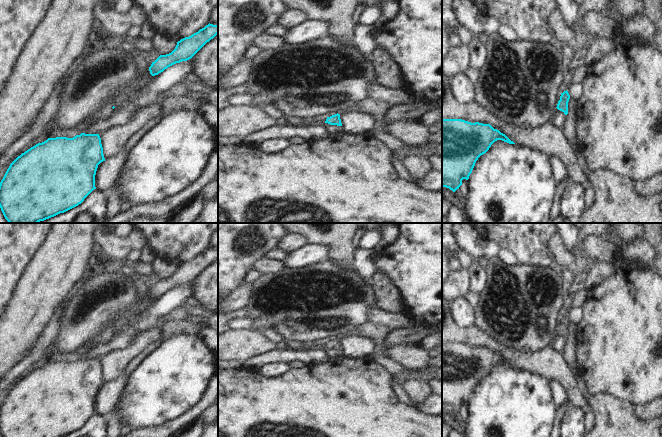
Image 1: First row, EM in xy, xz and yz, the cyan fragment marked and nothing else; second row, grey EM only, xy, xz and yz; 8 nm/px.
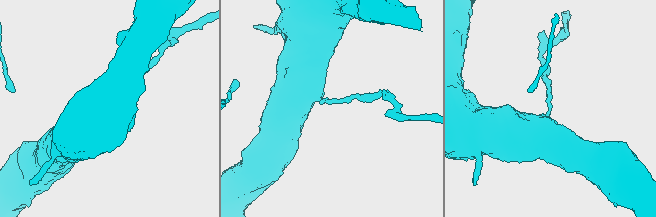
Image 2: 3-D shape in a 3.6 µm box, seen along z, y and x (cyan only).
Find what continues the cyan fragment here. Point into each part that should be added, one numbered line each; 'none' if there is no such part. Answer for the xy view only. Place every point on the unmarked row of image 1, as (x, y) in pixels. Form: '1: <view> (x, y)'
none

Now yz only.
none

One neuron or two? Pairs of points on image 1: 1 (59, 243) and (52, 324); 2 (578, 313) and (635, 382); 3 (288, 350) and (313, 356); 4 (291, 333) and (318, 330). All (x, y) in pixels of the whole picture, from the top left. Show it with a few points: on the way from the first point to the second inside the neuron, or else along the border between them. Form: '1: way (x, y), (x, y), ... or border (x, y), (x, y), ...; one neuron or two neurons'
1: border (62, 303), (54, 311), (40, 333); two neurons
2: border (582, 307), (583, 317), (578, 325); two neurons
3: way (294, 353), (307, 356); one neuron
4: way (298, 330), (311, 330); one neuron

